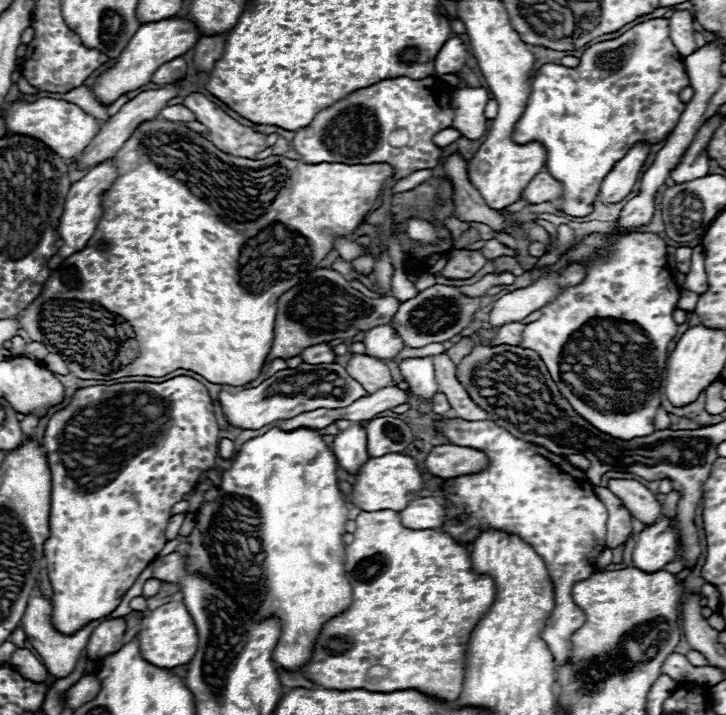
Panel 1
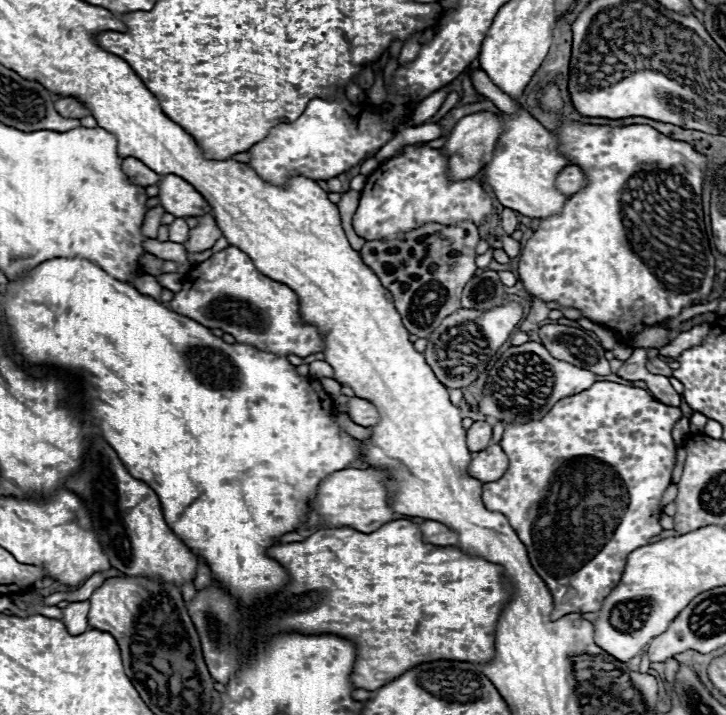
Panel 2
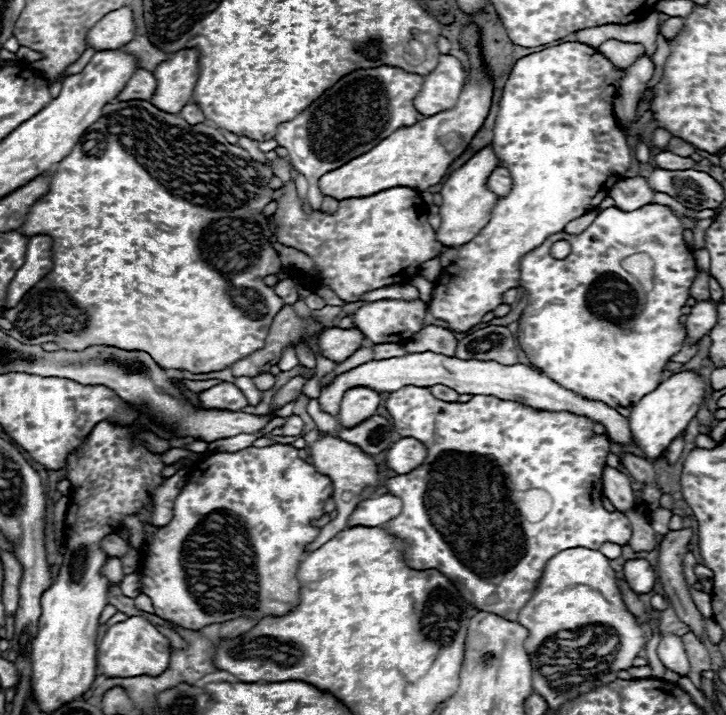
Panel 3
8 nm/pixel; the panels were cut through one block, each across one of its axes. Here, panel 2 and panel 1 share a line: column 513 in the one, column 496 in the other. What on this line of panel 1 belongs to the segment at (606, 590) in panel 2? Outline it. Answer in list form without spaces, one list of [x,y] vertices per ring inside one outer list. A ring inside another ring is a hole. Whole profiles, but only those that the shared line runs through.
[[[450,418],[440,422],[438,428],[452,444],[480,448],[490,458],[488,470],[446,480],[444,508],[448,516],[442,532],[462,544],[472,544],[480,530],[494,526],[518,534],[522,540],[532,544],[532,548],[546,562],[556,596],[556,606],[546,622],[546,628],[542,630],[542,638],[546,640],[558,666],[568,664],[574,648],[572,634],[586,620],[586,614],[572,600],[572,588],[596,570],[596,558],[606,548],[608,514],[604,504],[596,498],[594,486],[588,482],[584,470],[574,468],[564,456],[514,438],[492,420],[464,422],[462,418]]]

